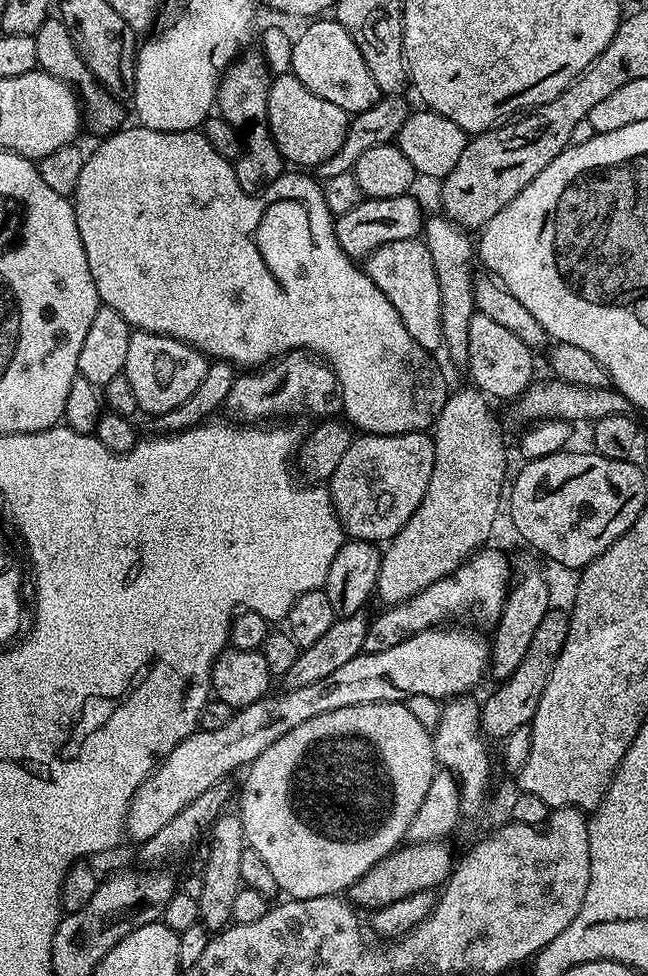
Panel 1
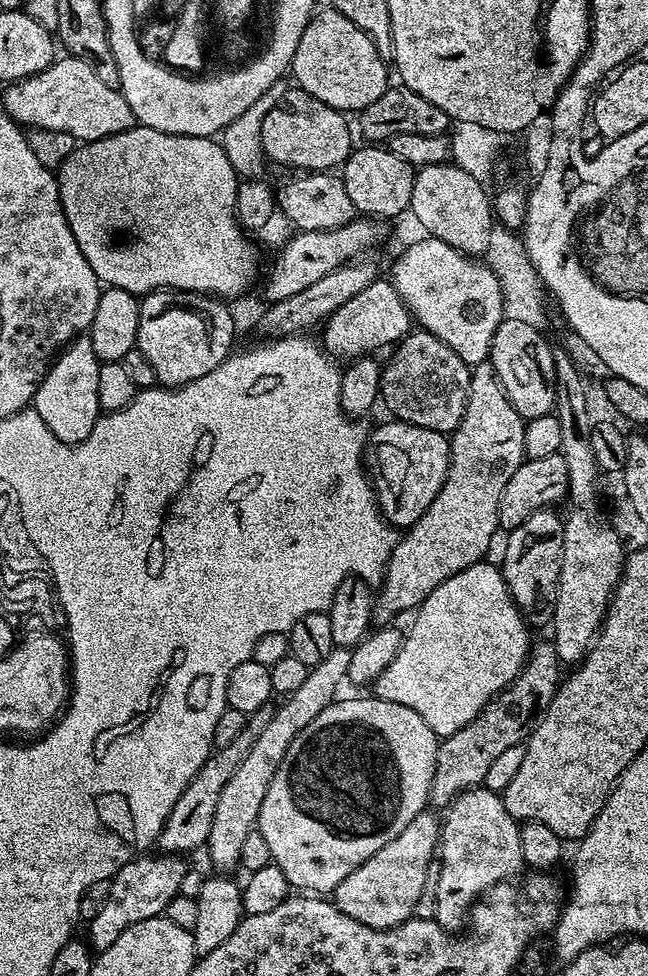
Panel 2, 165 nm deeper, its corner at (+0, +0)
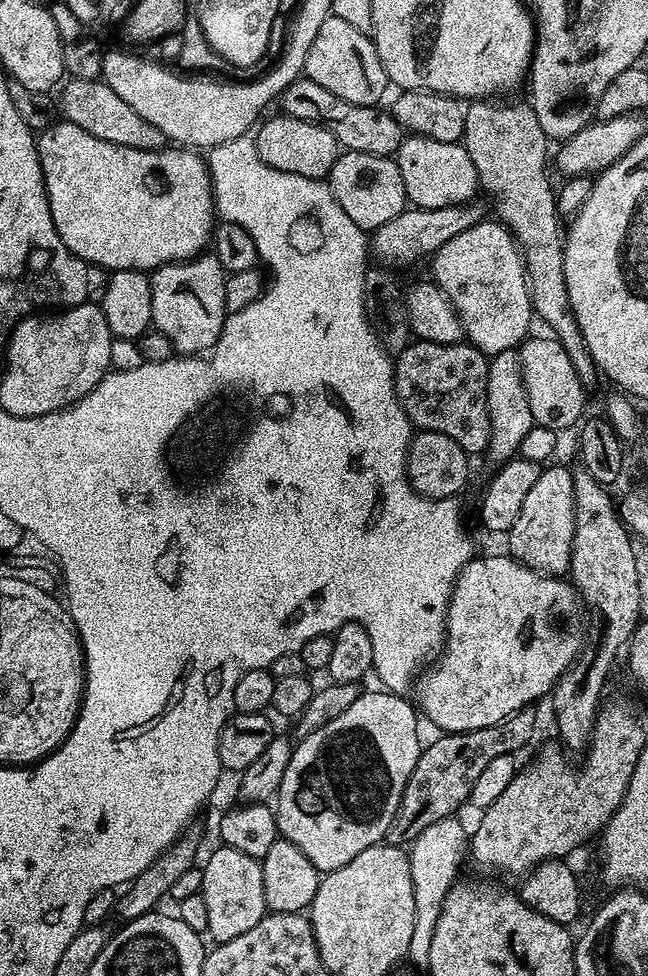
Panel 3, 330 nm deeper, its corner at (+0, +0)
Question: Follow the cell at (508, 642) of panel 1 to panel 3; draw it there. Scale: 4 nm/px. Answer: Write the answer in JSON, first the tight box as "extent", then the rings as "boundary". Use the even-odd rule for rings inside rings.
{"extent":[507,464,574,577],"boundary":[[[556,464],[553,468],[545,467],[540,473],[538,482],[530,486],[526,498],[522,501],[522,510],[518,510],[518,518],[514,518],[514,526],[507,532],[507,551],[513,560],[533,568],[535,572],[543,572],[546,576],[563,577],[572,567],[572,543],[574,542],[574,478],[573,469],[563,468]]]}

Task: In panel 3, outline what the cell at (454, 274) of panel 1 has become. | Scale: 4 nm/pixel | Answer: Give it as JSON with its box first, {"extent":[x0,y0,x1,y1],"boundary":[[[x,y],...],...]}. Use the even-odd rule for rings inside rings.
{"extent":[394,134,477,207],"boundary":[[[408,134],[394,153],[394,159],[402,174],[402,186],[406,186],[406,194],[415,207],[450,207],[465,204],[477,195],[474,162],[470,162],[463,143],[434,142],[434,138]]]}

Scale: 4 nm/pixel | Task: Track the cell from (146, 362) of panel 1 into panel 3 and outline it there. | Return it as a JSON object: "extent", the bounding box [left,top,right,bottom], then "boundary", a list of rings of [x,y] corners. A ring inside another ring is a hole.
{"extent":[151,254,228,356],"boundary":[[[201,254],[191,260],[164,264],[151,273],[152,281],[152,328],[170,338],[173,349],[186,356],[207,353],[218,342],[222,334],[224,318],[228,315],[226,306],[226,273],[218,258],[211,254]]]}

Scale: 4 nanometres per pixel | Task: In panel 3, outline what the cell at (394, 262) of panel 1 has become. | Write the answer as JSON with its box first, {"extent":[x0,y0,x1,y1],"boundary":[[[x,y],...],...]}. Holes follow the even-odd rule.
{"extent":[430,218,534,358],"boundary":[[[486,218],[478,226],[470,226],[468,230],[463,230],[454,238],[450,238],[435,252],[430,263],[431,279],[455,306],[460,324],[464,327],[467,343],[473,344],[479,352],[483,352],[489,358],[524,343],[529,335],[528,327],[531,326],[532,320],[534,324],[534,313],[528,293],[528,275],[524,272],[524,258],[520,254],[519,244],[499,219]]]}

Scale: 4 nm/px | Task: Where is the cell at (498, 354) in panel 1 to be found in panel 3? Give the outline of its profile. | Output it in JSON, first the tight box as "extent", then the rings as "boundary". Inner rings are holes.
{"extent":[519,335,584,433],"boundary":[[[529,335],[524,343],[519,345],[520,369],[522,382],[526,390],[526,398],[530,398],[530,414],[533,425],[549,427],[556,433],[563,433],[563,428],[575,429],[581,423],[584,412],[584,383],[574,370],[574,362],[562,350],[559,340],[551,335]]]}

